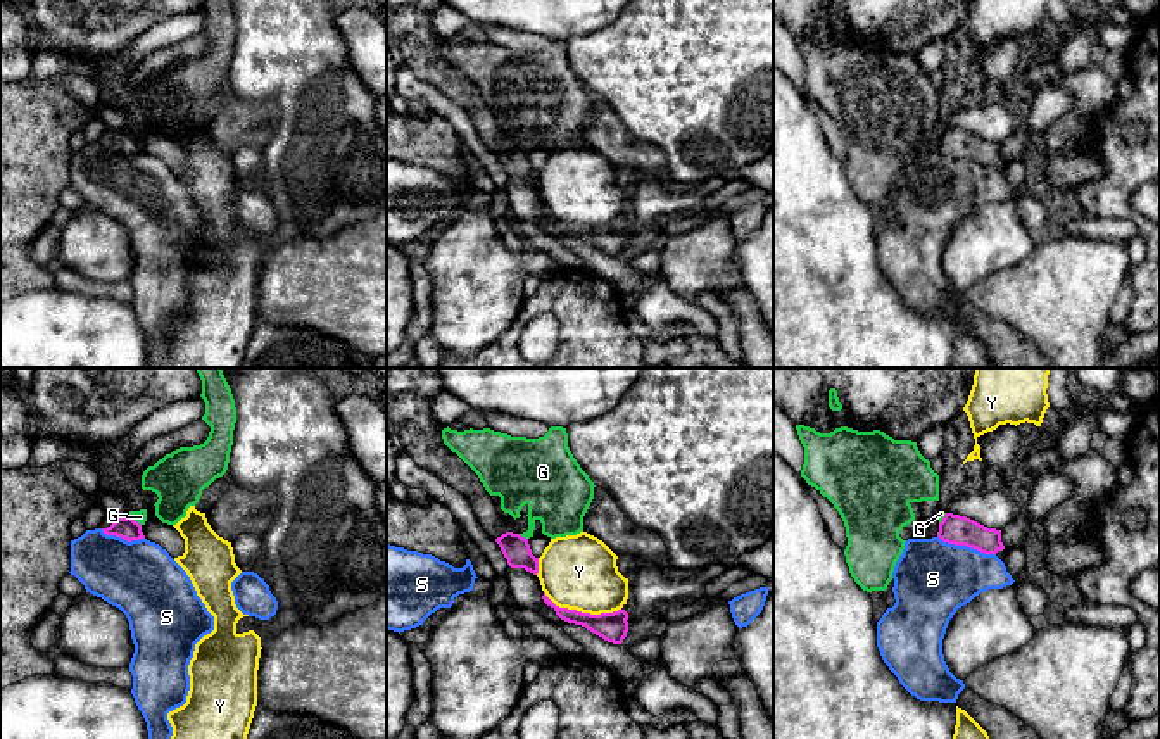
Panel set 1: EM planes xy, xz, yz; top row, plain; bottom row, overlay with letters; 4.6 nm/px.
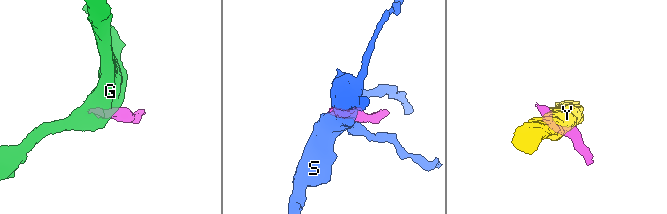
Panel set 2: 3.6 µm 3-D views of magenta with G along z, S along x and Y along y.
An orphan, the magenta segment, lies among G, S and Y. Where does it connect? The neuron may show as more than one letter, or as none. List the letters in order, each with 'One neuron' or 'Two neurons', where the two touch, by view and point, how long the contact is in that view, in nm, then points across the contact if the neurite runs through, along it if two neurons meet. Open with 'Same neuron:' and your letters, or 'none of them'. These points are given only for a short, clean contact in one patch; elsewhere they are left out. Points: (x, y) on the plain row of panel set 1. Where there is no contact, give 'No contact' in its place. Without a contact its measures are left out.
Same neuron: none of them
G: Two neurons. Touches magenta at xy (133, 133). Shared border 80 nm. Boundary: xy (130, 128), (140, 138)
S: Two neurons. Touches magenta at yz (967, 159). Shared border 280 nm
Y: Two neurons. Touches magenta at xz (580, 225). Shared border 380 nm

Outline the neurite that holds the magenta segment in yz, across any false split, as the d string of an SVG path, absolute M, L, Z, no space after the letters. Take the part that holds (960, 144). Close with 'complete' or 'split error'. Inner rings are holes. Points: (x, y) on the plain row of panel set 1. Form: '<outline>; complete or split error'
M946 126L939 136L937 150L942 155L967 159L984 167L1003 164L1001 143L987 142L967 129Z; complete

